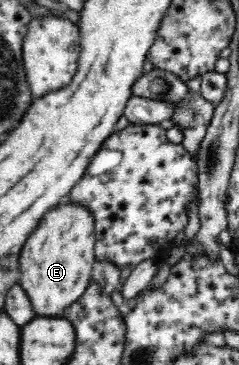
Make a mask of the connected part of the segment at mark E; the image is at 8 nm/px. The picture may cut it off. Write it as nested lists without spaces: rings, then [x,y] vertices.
[[[67,200],[47,212],[34,234],[27,238],[19,256],[19,282],[38,316],[60,317],[75,304],[92,282],[96,234],[90,212]]]

